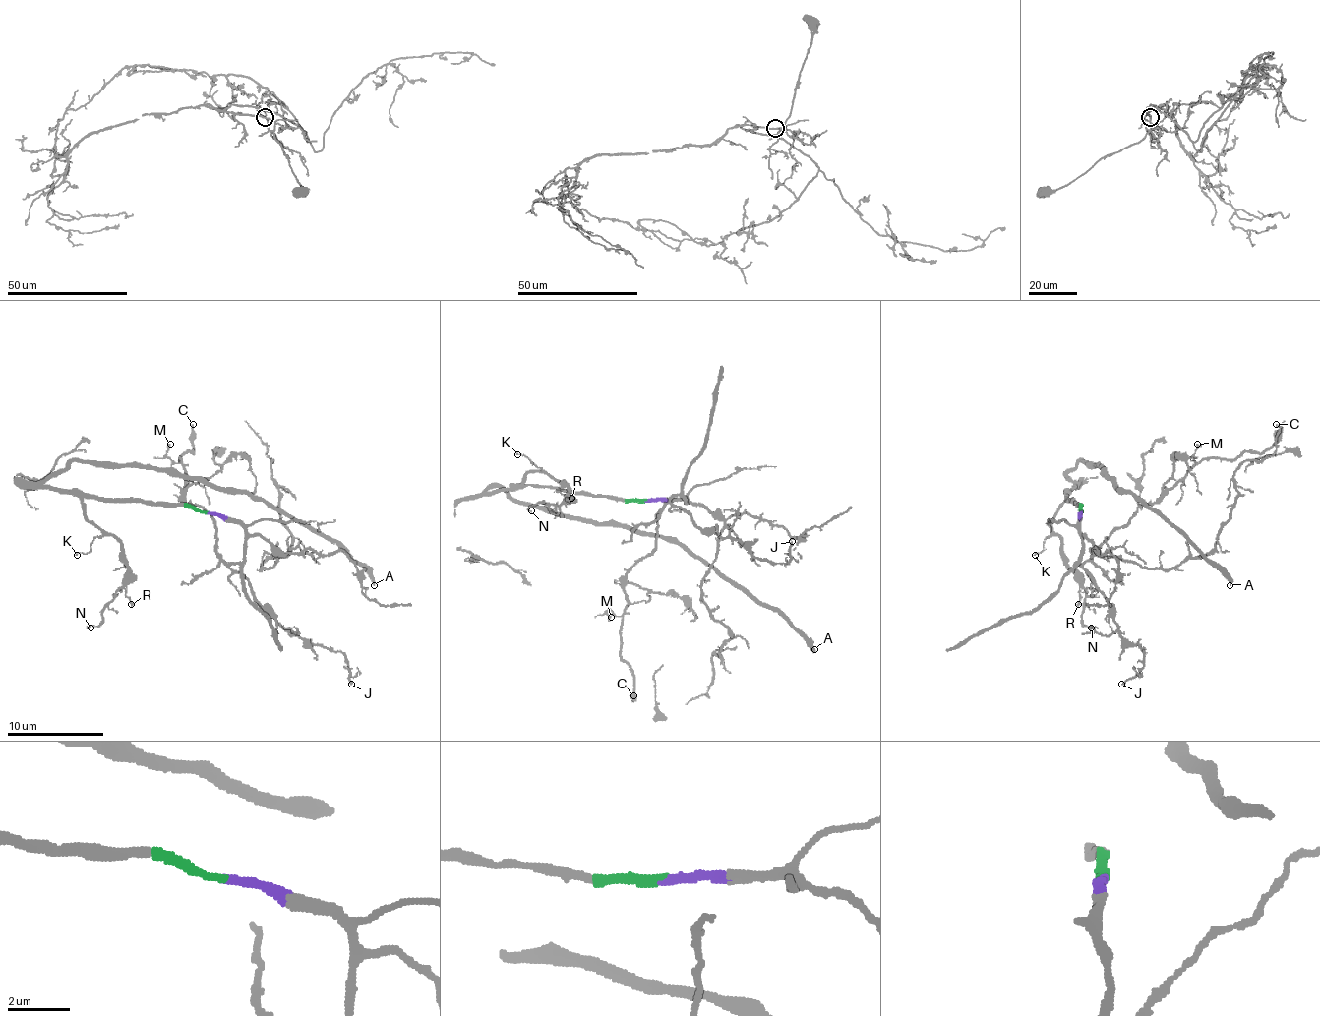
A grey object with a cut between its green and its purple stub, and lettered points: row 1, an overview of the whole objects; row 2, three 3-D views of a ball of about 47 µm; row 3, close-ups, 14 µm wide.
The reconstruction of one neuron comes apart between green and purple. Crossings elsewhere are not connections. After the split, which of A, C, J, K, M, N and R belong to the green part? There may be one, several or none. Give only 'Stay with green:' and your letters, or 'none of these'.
Stay with green: A, K, N, R

